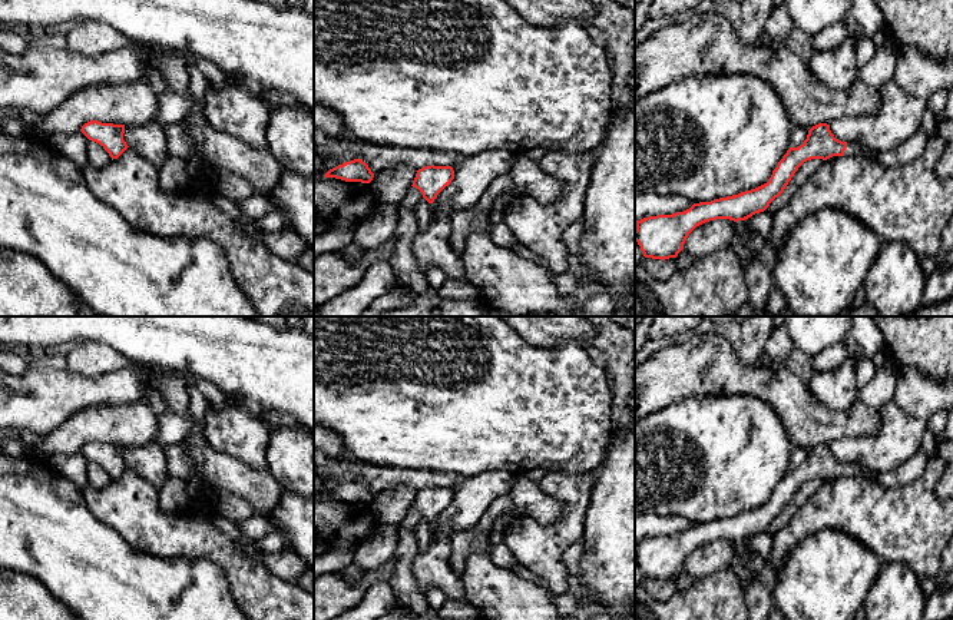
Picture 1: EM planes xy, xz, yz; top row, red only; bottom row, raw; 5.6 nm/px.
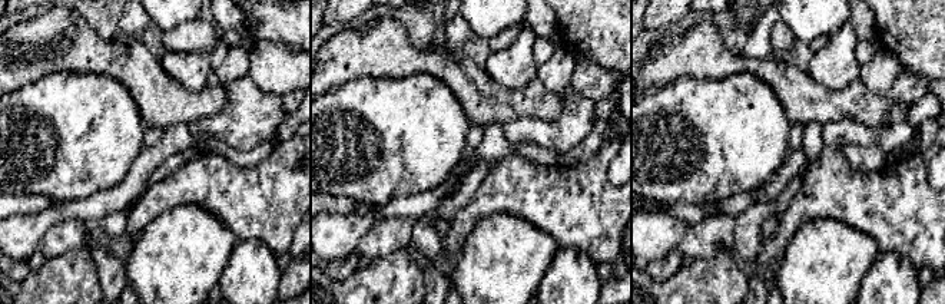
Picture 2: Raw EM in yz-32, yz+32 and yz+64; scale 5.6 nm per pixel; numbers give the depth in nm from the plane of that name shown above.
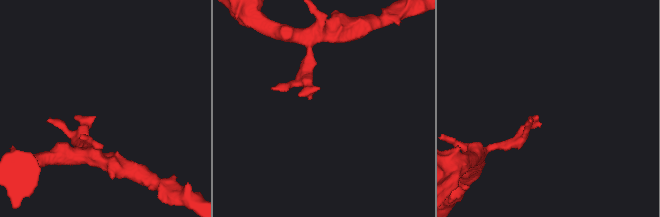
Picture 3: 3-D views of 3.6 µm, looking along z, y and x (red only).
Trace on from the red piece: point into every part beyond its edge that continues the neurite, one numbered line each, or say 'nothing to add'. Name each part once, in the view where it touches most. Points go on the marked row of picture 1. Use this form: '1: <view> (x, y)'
1: yz (853, 148)

